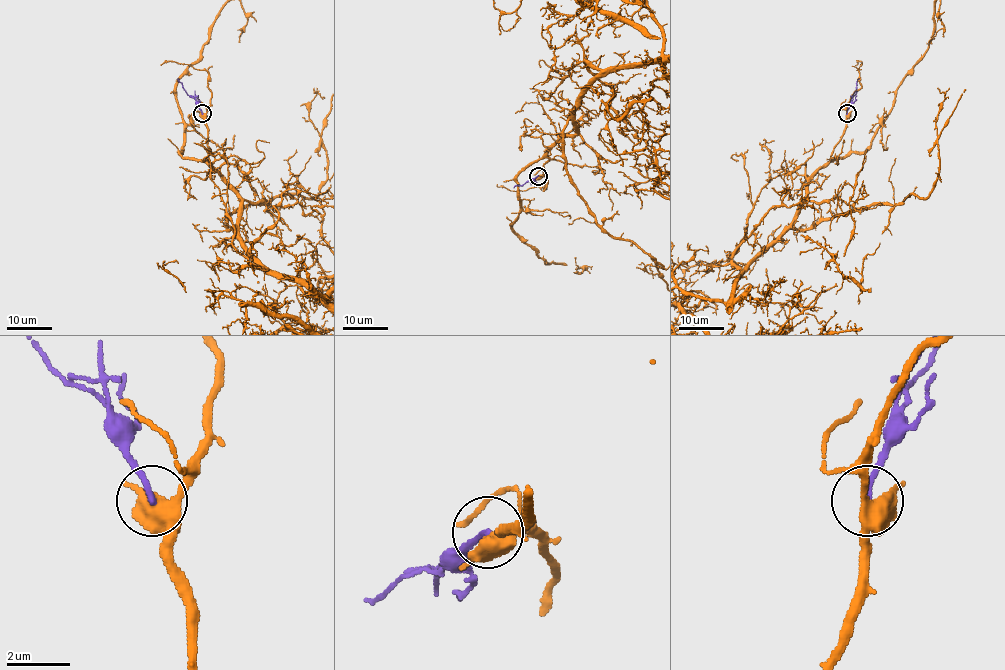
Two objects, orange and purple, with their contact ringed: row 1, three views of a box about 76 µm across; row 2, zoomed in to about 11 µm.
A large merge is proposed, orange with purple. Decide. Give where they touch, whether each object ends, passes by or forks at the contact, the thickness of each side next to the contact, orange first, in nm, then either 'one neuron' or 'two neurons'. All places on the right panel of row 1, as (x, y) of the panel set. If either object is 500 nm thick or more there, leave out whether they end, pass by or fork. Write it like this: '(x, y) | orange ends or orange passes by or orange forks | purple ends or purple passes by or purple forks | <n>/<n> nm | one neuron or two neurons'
(847, 113) | orange forks | purple ends | 480/180 nm | two neurons

